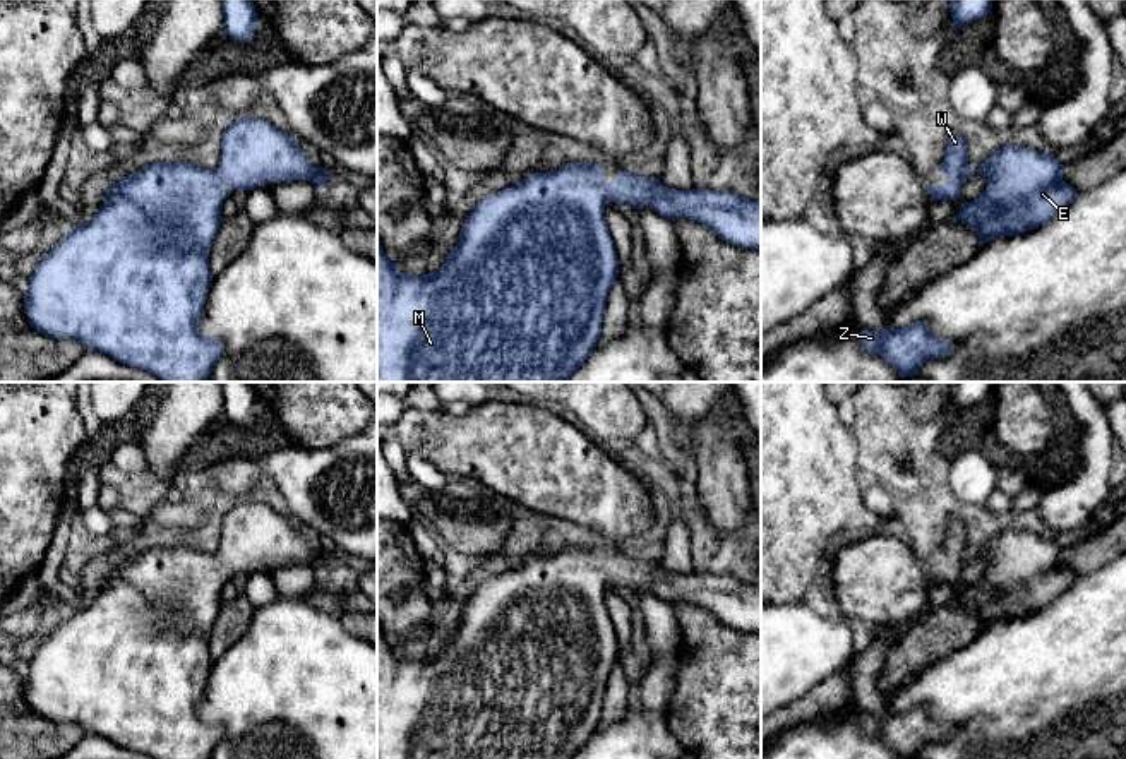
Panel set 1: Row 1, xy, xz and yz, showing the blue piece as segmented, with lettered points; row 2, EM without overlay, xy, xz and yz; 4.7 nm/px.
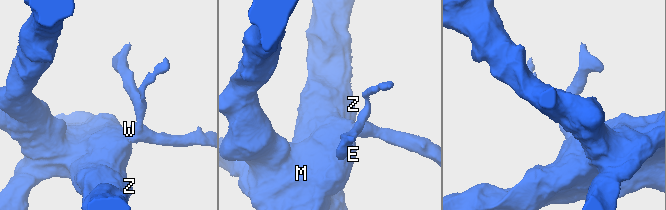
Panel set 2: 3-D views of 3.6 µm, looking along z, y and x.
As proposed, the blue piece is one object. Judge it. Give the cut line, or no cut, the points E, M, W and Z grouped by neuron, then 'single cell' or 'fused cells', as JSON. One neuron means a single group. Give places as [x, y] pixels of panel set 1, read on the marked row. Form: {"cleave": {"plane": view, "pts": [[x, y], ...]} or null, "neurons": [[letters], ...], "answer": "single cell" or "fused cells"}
{"cleave": null, "neurons": [["E", "M", "W", "Z"]], "answer": "single cell"}

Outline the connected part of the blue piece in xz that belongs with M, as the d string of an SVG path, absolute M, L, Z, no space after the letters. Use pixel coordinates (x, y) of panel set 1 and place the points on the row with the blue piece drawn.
M583 161L560 166L548 173L531 175L521 183L490 194L476 204L463 223L456 247L439 271L422 276L399 272L396 264L386 257L377 240L377 382L567 382L598 344L608 293L619 274L619 259L605 219L605 206L608 202L617 206L627 202L636 209L646 204L663 218L672 221L679 218L692 219L713 230L722 240L732 245L761 250L761 200L751 200L739 194L710 190L706 187L674 190L663 187L656 176L636 176L627 170L619 171L614 180L607 183L603 180L603 164Z

